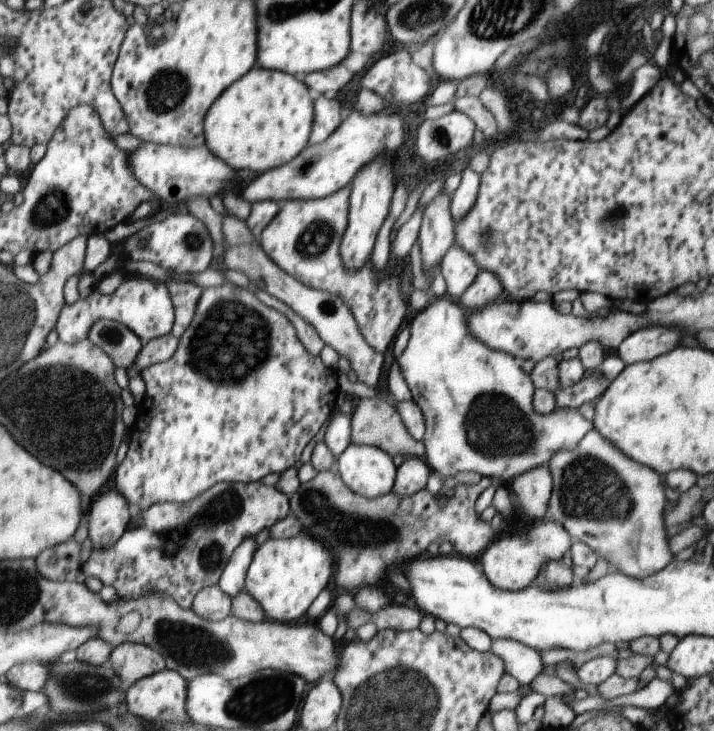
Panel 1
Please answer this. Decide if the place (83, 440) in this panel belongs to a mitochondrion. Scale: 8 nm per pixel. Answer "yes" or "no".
yes

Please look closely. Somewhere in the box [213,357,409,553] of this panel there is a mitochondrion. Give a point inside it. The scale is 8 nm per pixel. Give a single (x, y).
(320, 503)

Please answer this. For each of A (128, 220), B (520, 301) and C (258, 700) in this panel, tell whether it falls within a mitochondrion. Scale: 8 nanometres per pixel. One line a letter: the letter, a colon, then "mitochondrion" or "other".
A: other
B: other
C: mitochondrion

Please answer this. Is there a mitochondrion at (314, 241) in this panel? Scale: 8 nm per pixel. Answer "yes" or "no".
yes

